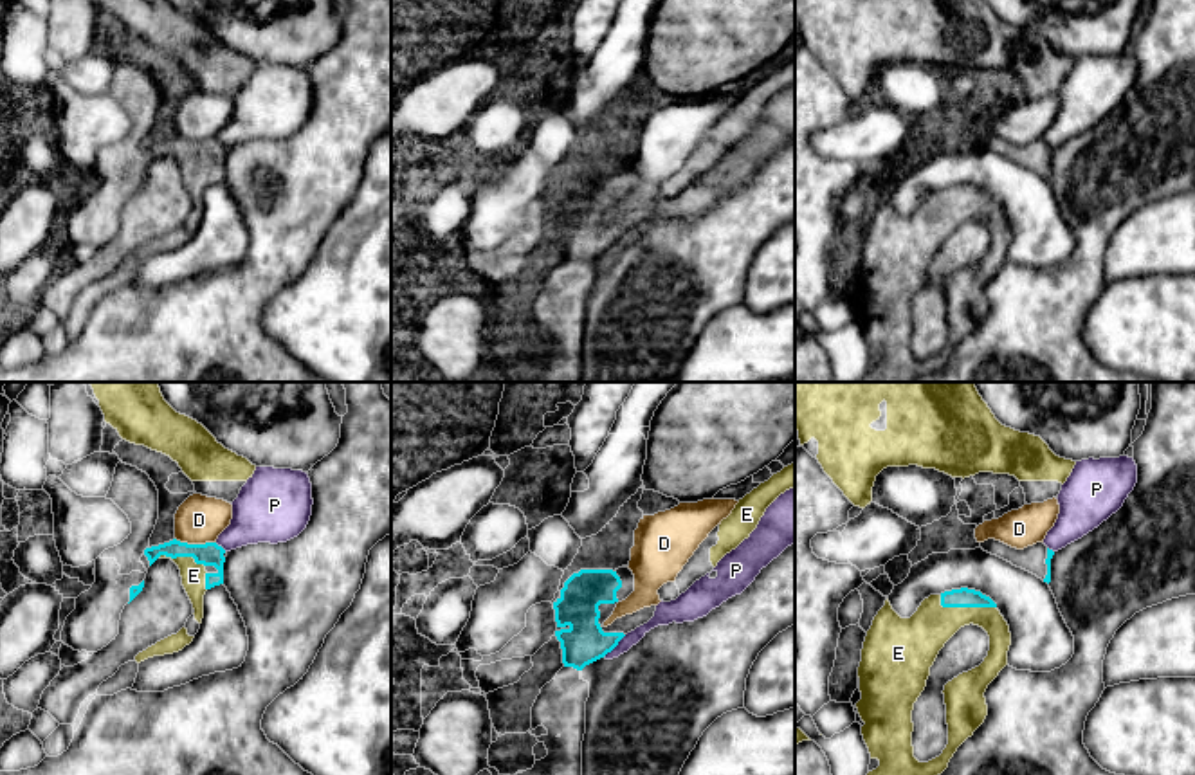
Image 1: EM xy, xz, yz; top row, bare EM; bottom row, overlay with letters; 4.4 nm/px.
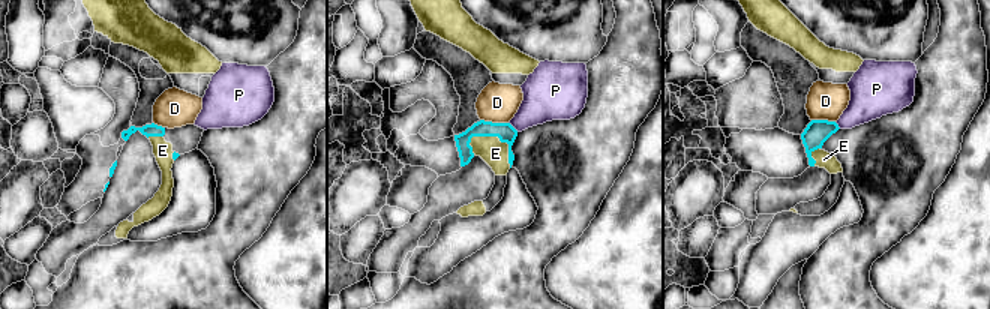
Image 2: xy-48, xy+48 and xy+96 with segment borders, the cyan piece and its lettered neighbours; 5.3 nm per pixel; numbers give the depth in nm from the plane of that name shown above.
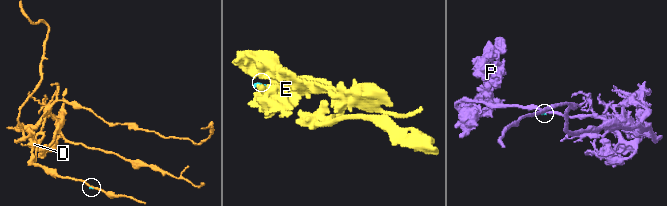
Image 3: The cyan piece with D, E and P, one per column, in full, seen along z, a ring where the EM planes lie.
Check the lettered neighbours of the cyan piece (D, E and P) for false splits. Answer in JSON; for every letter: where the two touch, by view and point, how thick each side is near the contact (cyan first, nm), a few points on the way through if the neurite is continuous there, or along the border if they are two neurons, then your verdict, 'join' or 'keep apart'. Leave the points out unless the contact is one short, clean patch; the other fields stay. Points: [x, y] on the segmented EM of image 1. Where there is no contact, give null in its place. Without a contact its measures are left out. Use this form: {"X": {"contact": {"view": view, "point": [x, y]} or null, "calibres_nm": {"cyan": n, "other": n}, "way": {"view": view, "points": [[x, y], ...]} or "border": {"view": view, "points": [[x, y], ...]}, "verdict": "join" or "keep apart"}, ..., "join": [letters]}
{"D": {"contact": {"view": "xy", "point": [195, 545]}, "calibres_nm": {"cyan": 110, "other": 220}, "verdict": "keep apart"}, "E": {"contact": {"view": "yz", "point": [965, 606]}, "calibres_nm": {"cyan": 90, "other": 200}, "verdict": "join"}, "P": {"contact": {"view": "xz", "point": [613, 647]}, "calibres_nm": {"cyan": 190, "other": 70}, "border": {"view": "xz", "points": [[626, 635], [602, 656]]}, "verdict": "keep apart"}, "join": ["E"]}

